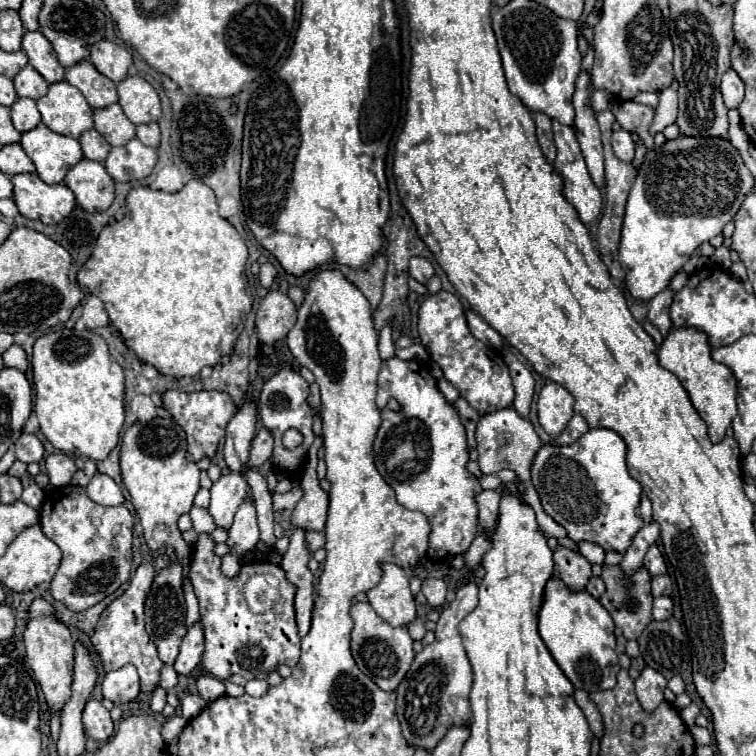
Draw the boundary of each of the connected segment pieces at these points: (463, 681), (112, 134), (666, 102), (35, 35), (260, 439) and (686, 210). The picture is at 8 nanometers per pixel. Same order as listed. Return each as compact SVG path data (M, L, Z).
M469 583L457 589L457 597L449 603L437 621L435 641L415 655L411 669L397 687L397 711L395 717L401 723L401 735L407 745L433 751L437 743L445 737L449 727L465 727L471 719L469 715L469 691L473 683L473 673L469 659L465 655L461 635L457 635L457 623L477 607L477 585Z
M119 103L95 111L95 129L111 143L125 145L135 137L135 125L125 117Z
M667 87L665 91L659 93L659 107L655 111L655 121L649 129L651 135L655 135L657 131L663 131L667 125L675 123L675 119L677 119L677 91Z
M27 31L23 37L23 51L29 57L29 63L45 77L47 83L63 81L65 69L61 71L61 63L57 61L57 55L47 41L47 37L41 31Z
M261 429L261 431L253 437L253 441L251 441L247 467L261 467L265 461L269 461L271 453L273 453L273 437L269 435L269 431Z
M679 135L667 139L661 147L649 149L645 163L639 167L635 183L629 191L625 221L621 229L619 261L625 267L625 283L635 299L653 299L659 291L667 289L671 277L689 261L695 249L719 235L739 211L747 193L753 191L753 175L745 167L739 151L723 137L687 137Z

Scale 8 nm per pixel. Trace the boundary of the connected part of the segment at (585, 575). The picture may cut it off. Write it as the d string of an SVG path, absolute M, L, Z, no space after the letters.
M557 547L553 559L559 579L571 591L583 591L587 587L587 581L591 577L591 563L581 553L569 551L565 547Z

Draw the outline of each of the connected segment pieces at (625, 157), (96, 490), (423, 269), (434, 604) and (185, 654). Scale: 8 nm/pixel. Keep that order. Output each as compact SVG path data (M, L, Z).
M621 129L621 131L613 133L613 151L621 161L625 161L625 163L633 161L635 145L633 145L633 137L631 137L629 131Z
M95 473L95 477L87 485L87 495L95 503L101 503L105 507L121 505L125 501L123 493L121 493L121 487L109 475L105 475L105 473Z
M413 257L411 259L411 263L409 263L409 275L413 277L413 279L417 279L419 283L423 283L423 285L427 285L427 281L433 277L433 267L431 267L431 263L425 259L425 257Z
M425 579L423 587L421 587L423 595L427 597L427 605L431 609L439 609L445 603L445 593L447 593L447 585L441 579Z
M197 621L187 629L187 635L181 643L179 657L173 665L175 671L179 675L189 675L199 665L201 655L203 655L203 625L201 621Z

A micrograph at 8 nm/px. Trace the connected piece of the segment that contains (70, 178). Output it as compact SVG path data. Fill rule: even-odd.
M81 159L65 177L65 185L75 193L77 203L89 211L99 213L109 209L115 199L115 187L105 165L91 159Z

